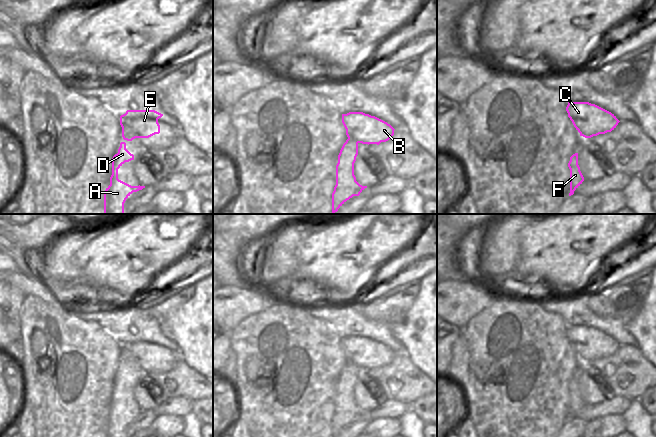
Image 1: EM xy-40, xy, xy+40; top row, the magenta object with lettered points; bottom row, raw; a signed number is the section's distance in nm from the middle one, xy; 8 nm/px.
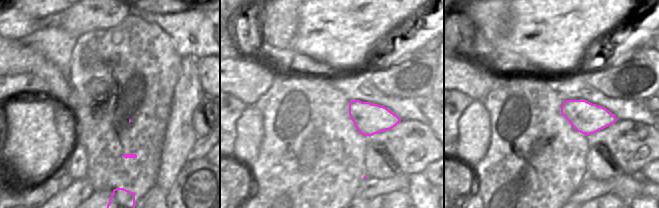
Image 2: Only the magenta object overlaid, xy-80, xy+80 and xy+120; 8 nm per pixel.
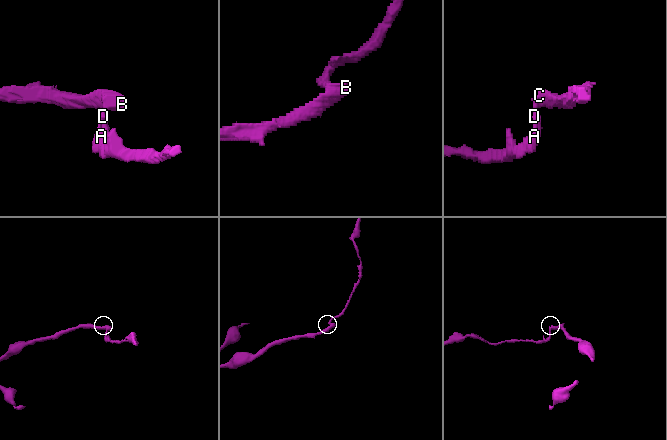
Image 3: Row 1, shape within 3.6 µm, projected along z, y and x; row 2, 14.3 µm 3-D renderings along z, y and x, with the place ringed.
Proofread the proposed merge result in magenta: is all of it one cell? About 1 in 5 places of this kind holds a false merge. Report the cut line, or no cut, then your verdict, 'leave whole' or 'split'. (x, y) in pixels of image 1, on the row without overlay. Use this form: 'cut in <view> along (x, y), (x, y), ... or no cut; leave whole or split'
cut in xy along (348, 361), (358, 366); split

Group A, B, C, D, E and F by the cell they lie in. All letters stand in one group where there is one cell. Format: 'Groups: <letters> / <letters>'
Groups: A D F / B C E.

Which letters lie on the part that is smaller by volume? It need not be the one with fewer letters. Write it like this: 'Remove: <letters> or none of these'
Remove: A, D, F

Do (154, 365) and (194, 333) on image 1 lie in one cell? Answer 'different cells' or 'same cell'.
same cell

